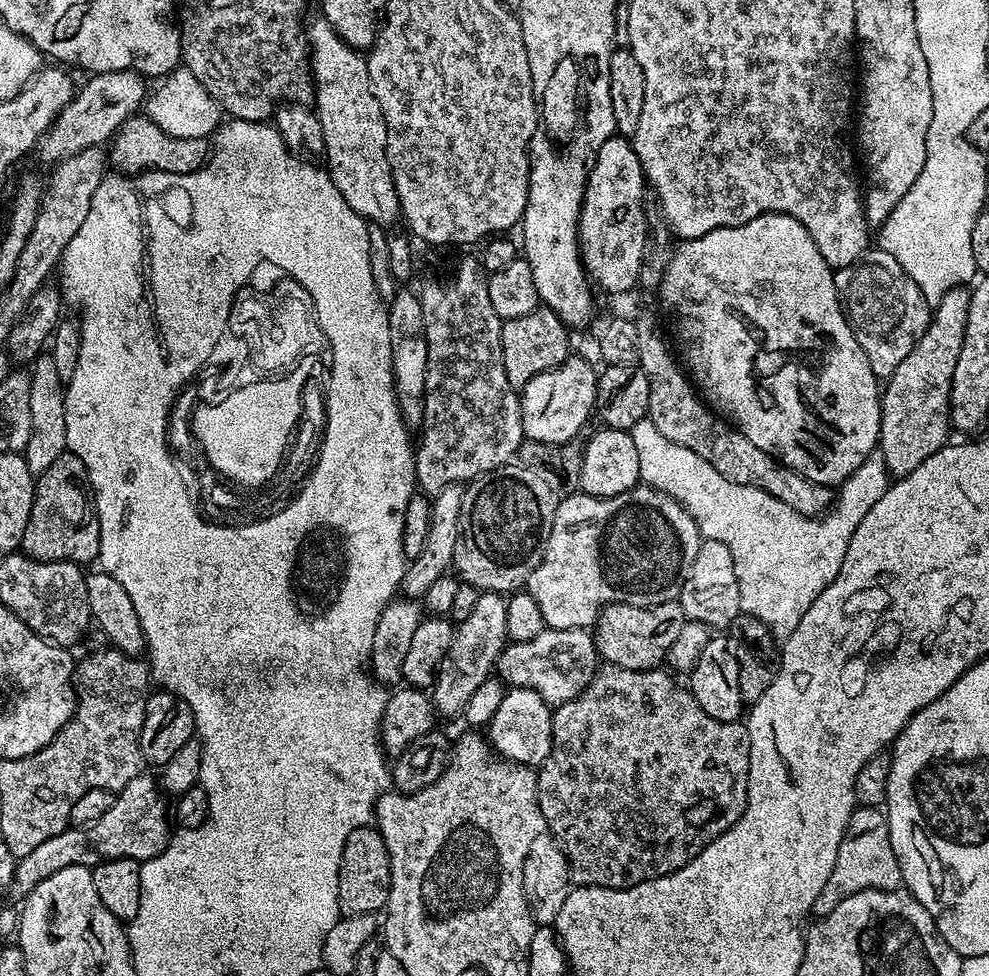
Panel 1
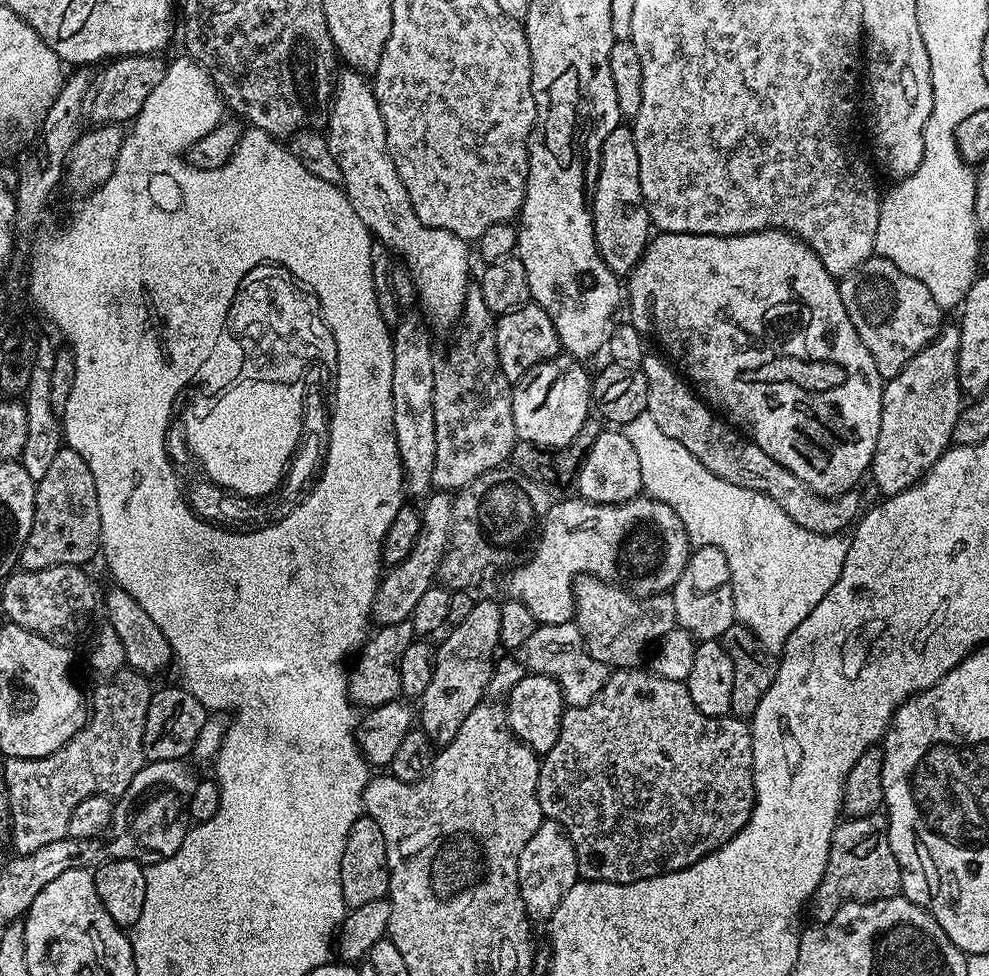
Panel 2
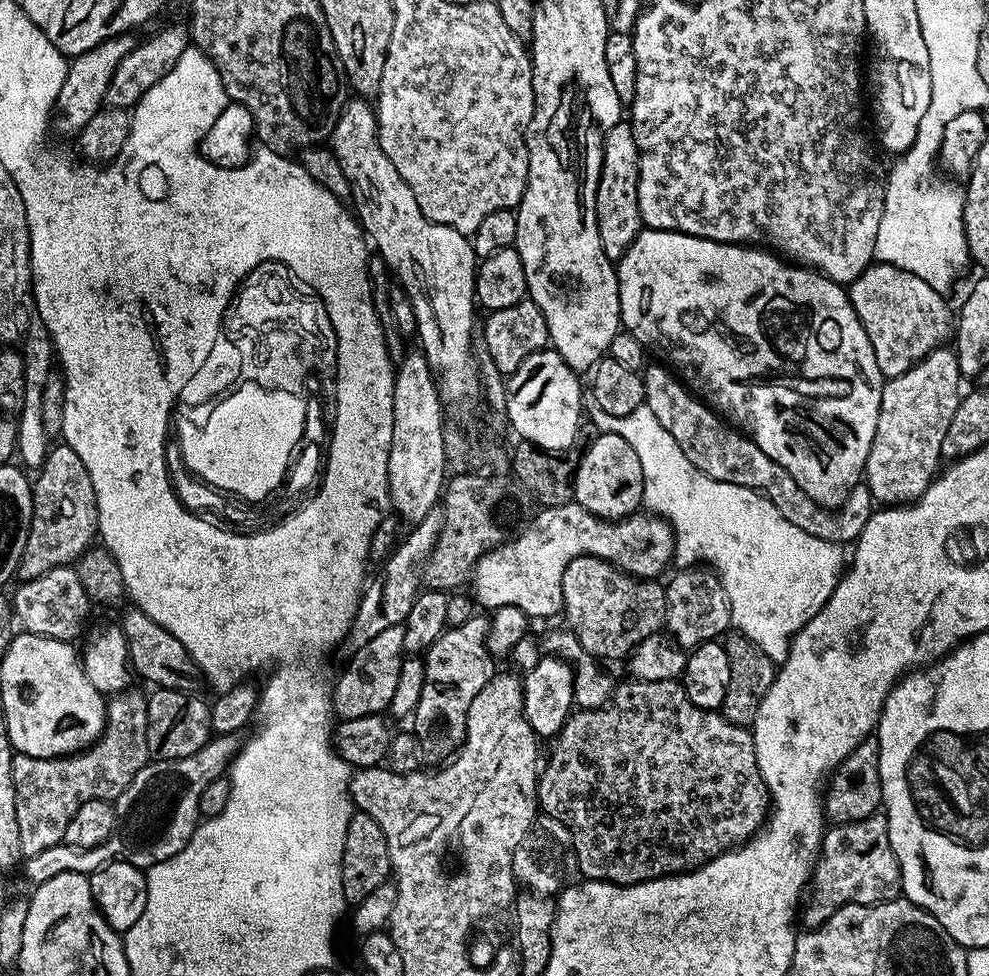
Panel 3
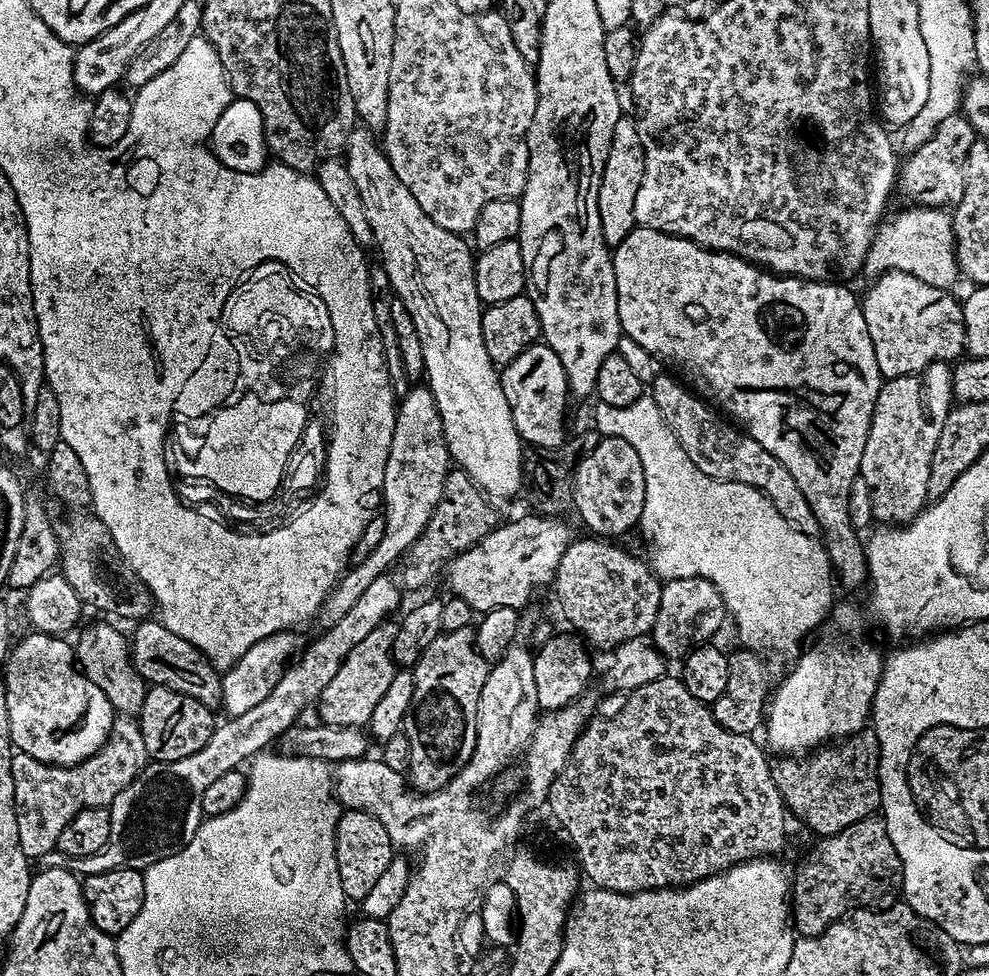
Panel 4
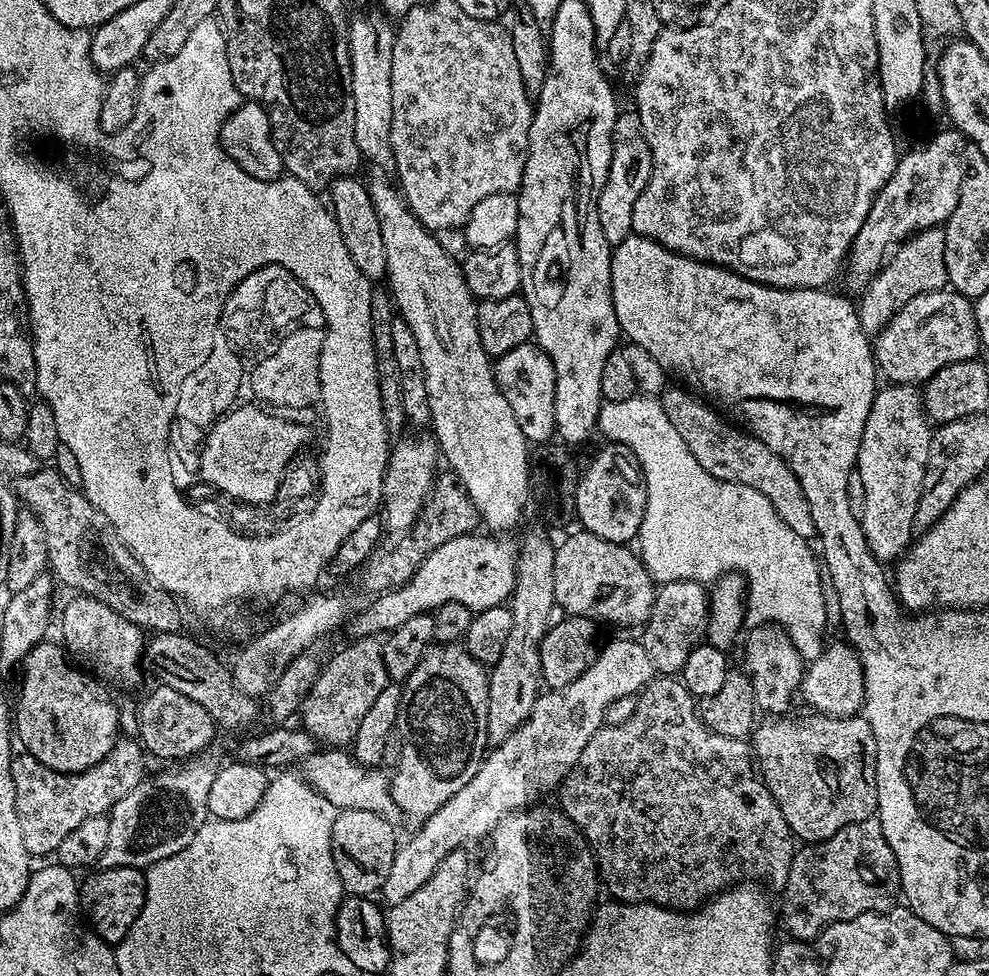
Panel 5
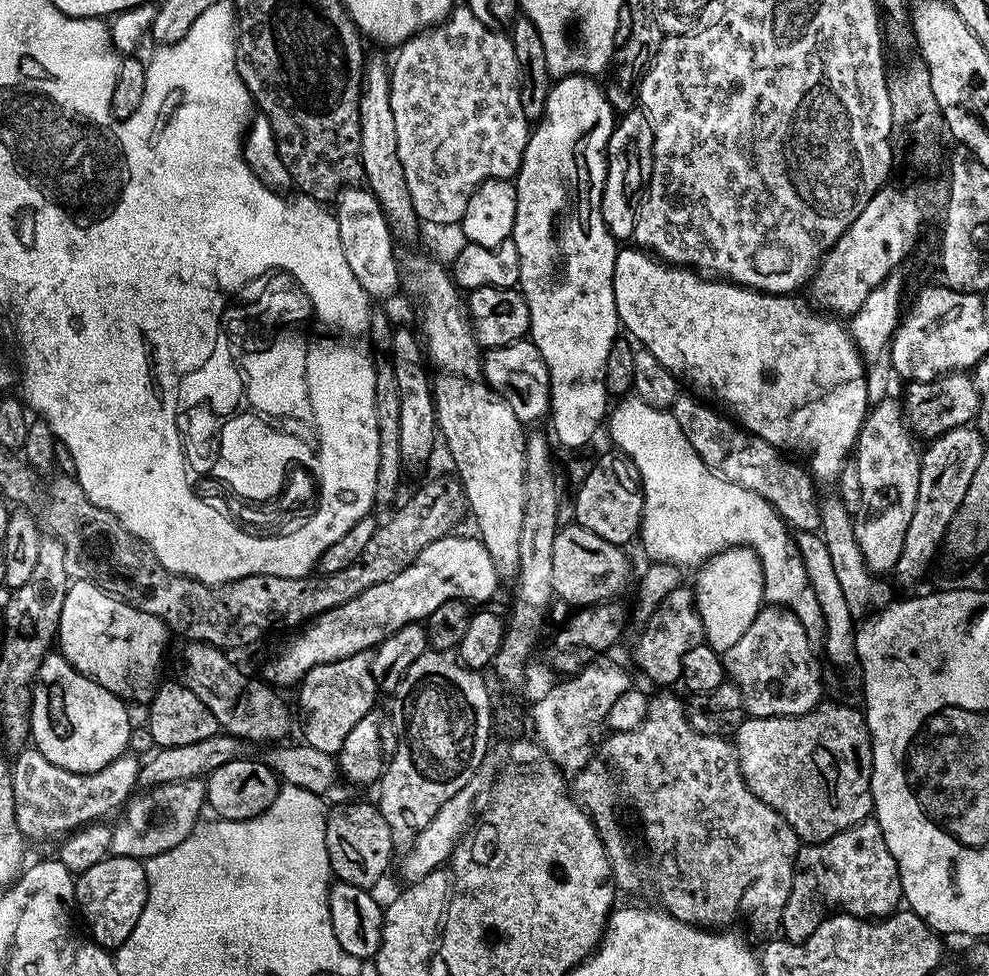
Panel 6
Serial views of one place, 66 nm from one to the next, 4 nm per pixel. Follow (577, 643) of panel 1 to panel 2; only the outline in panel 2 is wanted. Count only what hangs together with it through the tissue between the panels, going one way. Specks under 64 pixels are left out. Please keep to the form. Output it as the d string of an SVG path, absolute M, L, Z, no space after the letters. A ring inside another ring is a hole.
M575 622L541 624L522 649L522 661L527 671L537 676L554 678L554 682L558 682L560 688L563 688L565 705L570 708L586 706L591 702L610 675L610 669L586 651L577 650L568 660L568 636L576 638L579 635L580 627Z

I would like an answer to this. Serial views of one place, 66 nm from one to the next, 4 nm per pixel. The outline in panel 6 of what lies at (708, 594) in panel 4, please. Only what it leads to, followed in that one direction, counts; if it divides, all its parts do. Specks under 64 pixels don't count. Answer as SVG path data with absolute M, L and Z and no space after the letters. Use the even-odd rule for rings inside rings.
M681 586L670 590L666 598L654 609L651 616L643 621L640 641L634 648L634 658L640 662L640 668L653 680L656 686L672 686L682 674L682 658L694 646L704 640L704 627L696 609L696 594L691 587Z

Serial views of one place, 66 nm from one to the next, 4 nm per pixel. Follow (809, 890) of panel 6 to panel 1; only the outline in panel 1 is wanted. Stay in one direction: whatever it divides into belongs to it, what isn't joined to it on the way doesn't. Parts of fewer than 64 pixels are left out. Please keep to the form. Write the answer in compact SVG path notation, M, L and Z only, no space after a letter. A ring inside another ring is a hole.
M857 807L848 824L848 834L838 846L838 858L834 858L834 870L830 870L830 878L826 878L826 886L822 886L822 894L818 894L814 909L817 917L830 914L838 902L850 898L866 890L882 890L894 892L901 887L898 858L890 846L890 830L887 815L879 807Z

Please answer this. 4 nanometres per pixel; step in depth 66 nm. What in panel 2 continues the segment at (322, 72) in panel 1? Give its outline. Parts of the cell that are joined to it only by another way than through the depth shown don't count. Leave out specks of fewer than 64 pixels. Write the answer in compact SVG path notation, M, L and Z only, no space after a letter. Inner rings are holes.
M342 72L334 80L334 95L326 117L326 135L334 158L338 158L338 170L342 170L344 194L350 206L354 206L354 214L362 218L373 237L409 268L424 320L436 332L455 329L460 323L470 287L469 241L446 230L426 226L418 214L414 214L406 186L402 186L402 178L398 178L398 170L388 153L386 126L369 77L363 72Z

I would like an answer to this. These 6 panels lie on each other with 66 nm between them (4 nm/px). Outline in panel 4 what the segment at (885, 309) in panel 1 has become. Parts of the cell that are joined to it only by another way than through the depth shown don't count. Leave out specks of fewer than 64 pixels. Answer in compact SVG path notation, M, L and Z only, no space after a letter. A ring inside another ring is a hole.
M881 272L875 277L872 289L862 296L862 307L866 318L866 330L870 334L870 342L874 342L874 358L878 362L878 370L884 380L893 380L899 376L915 376L917 372L925 372L931 364L943 364L956 362L966 352L966 326L964 325L964 305L959 299L952 297L953 293L946 288L935 288L918 278L914 278L909 272Z

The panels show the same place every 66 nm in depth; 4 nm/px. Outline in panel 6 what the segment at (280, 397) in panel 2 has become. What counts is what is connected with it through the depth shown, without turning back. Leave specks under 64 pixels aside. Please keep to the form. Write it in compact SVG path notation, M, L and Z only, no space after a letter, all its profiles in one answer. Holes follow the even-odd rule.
M244 416L241 420L232 420L232 424L224 428L224 448L220 448L220 464L216 464L216 472L228 480L229 486L240 488L244 496L268 496L268 492L276 492L280 486L284 464L288 464L292 456L306 458L306 450L300 440L280 436L280 432L272 432L272 428L264 428L260 420Z

